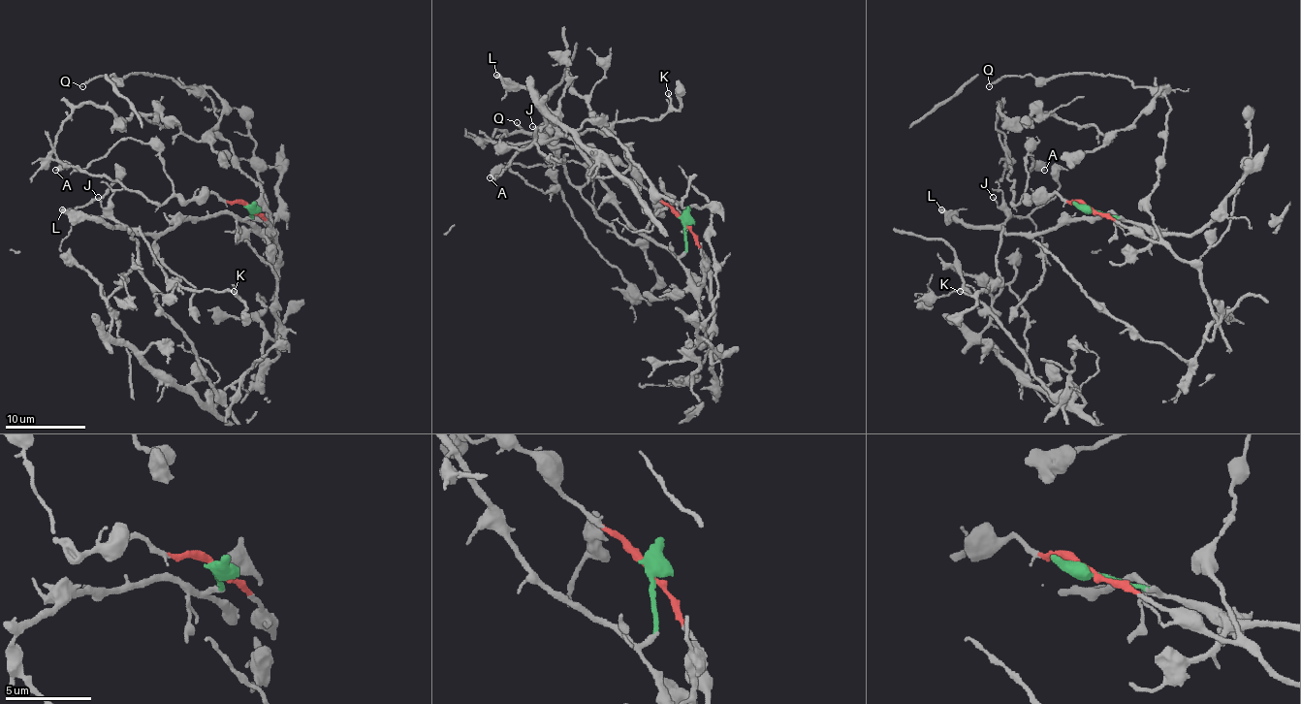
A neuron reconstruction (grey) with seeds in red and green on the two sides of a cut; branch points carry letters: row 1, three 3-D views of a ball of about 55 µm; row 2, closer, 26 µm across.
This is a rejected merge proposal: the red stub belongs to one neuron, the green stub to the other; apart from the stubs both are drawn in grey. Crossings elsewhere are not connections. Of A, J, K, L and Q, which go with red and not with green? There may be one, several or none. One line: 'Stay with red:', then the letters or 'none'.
Stay with red: A, Q

